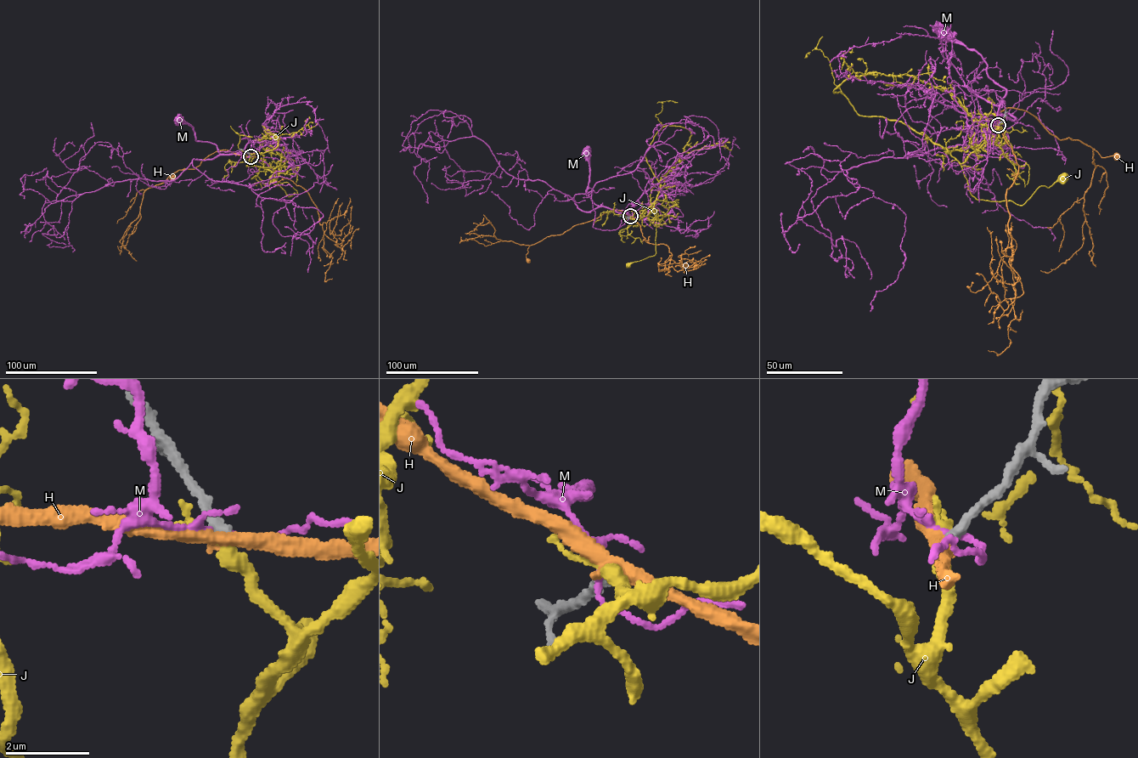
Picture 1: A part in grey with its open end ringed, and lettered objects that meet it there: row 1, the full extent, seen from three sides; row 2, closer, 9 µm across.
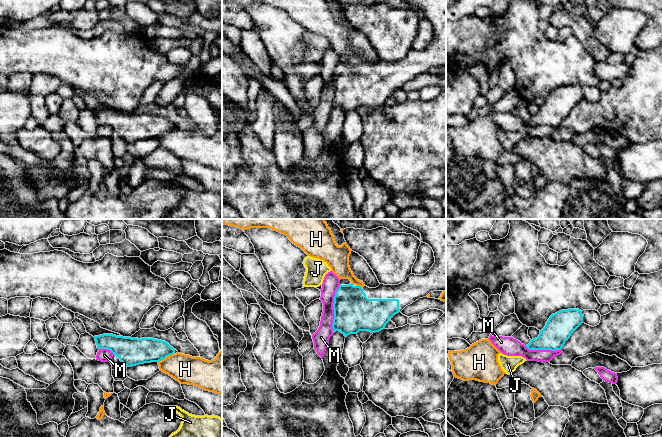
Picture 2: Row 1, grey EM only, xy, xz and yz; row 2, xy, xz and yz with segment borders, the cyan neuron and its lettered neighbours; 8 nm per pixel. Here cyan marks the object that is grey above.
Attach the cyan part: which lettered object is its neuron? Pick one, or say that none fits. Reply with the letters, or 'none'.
none

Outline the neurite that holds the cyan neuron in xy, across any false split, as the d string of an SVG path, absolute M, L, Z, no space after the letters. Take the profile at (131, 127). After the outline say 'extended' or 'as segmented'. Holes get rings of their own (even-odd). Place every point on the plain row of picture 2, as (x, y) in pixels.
M103 110L94 112L98 125L110 126L127 143L159 138L175 126L167 118L153 114L131 114Z; as segmented

